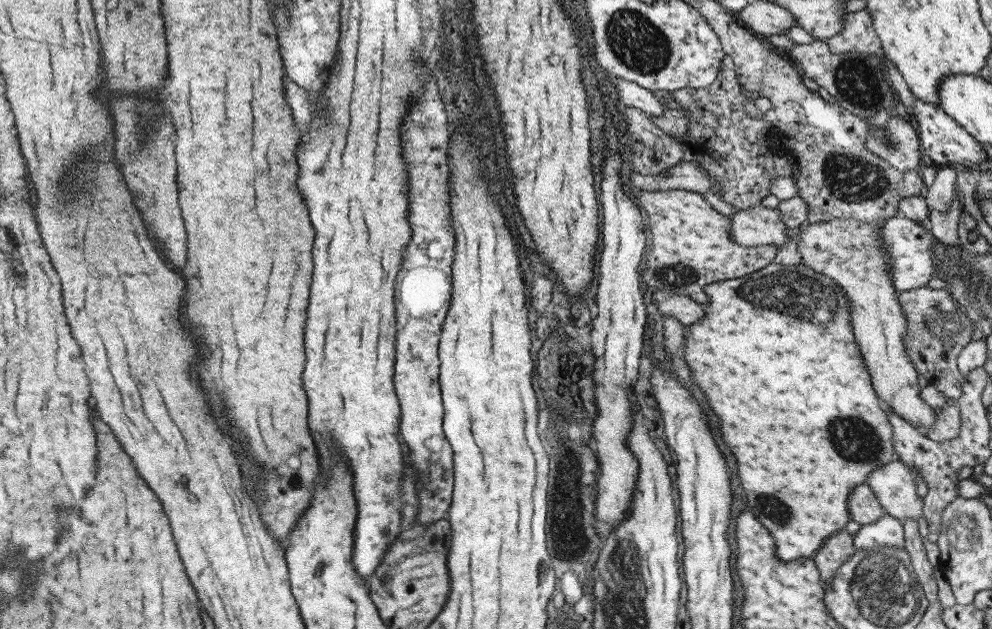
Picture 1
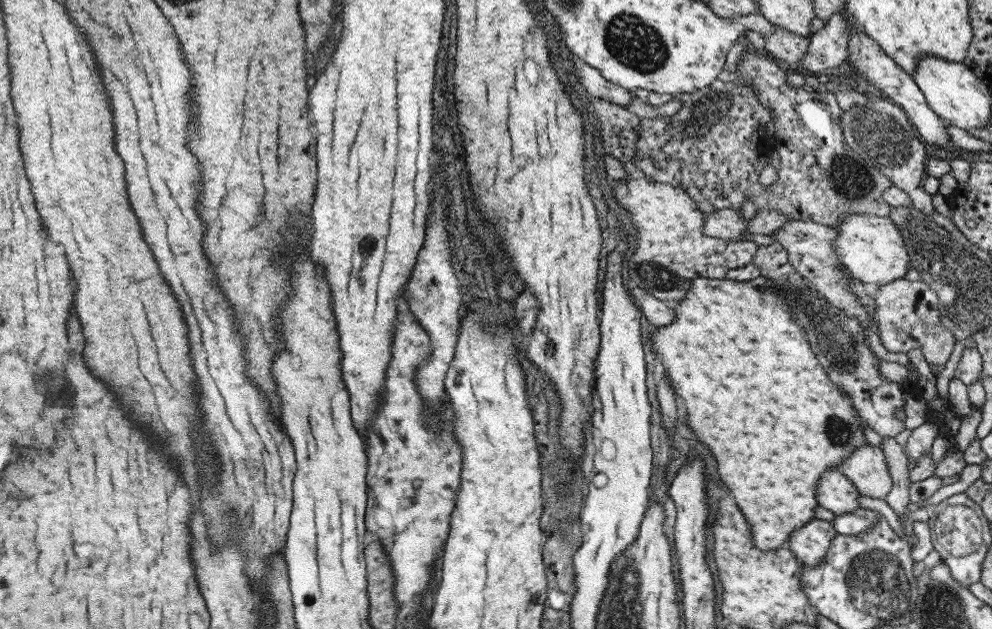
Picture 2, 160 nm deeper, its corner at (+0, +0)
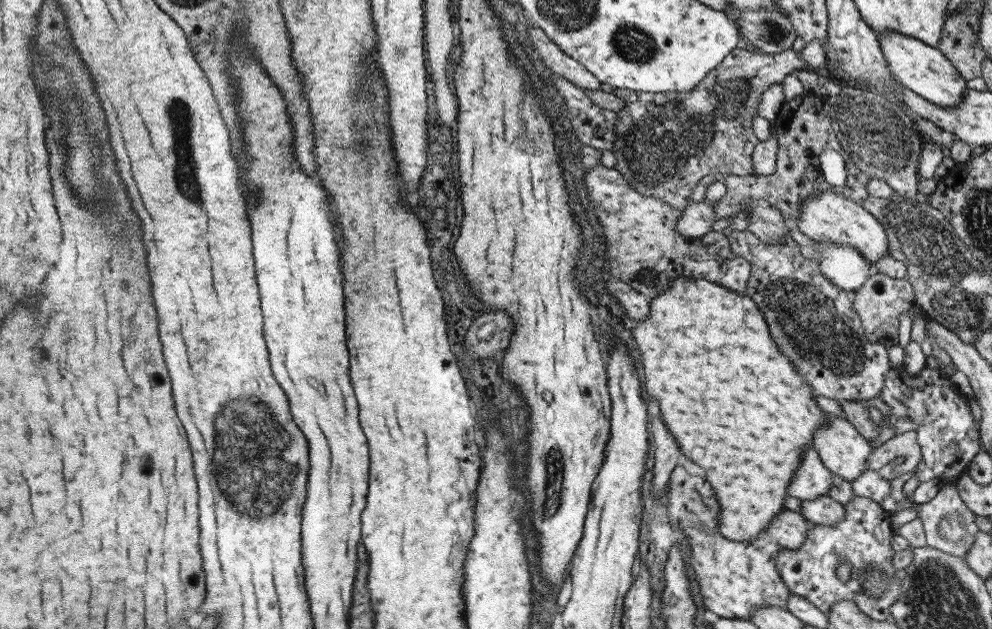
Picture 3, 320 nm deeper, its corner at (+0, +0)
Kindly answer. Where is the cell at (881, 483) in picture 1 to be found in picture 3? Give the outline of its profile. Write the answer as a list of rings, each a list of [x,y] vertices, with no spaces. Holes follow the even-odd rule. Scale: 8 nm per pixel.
[[[828,413],[822,418],[826,423],[814,430],[811,446],[829,472],[851,482],[867,471],[863,463],[872,449],[850,422]]]

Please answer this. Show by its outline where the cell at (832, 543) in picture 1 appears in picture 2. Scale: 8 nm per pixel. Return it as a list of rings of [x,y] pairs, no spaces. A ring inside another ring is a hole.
[[[809,520],[809,524],[795,529],[788,536],[786,547],[805,566],[812,567],[823,561],[829,543],[836,534],[830,522]]]

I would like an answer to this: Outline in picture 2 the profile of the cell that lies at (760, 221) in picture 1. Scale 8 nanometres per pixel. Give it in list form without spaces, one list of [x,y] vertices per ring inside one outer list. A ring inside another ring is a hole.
[[[722,207],[705,214],[701,234],[727,242],[739,242],[742,241],[739,237],[741,234],[749,233],[746,232],[747,221],[739,215],[738,210]]]

